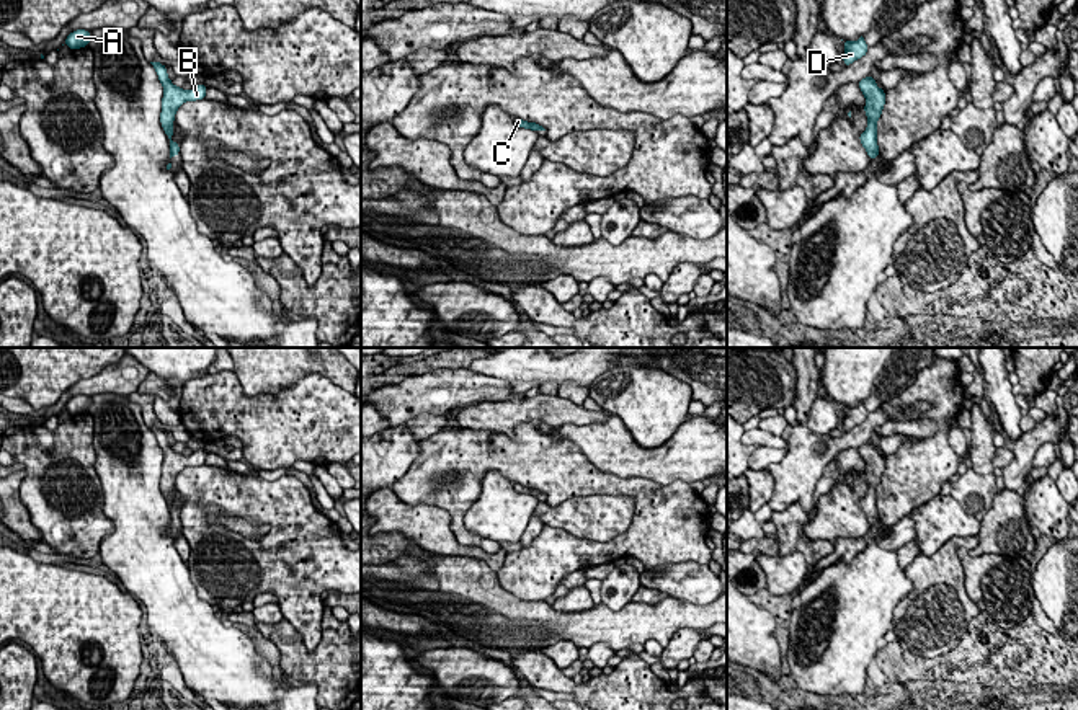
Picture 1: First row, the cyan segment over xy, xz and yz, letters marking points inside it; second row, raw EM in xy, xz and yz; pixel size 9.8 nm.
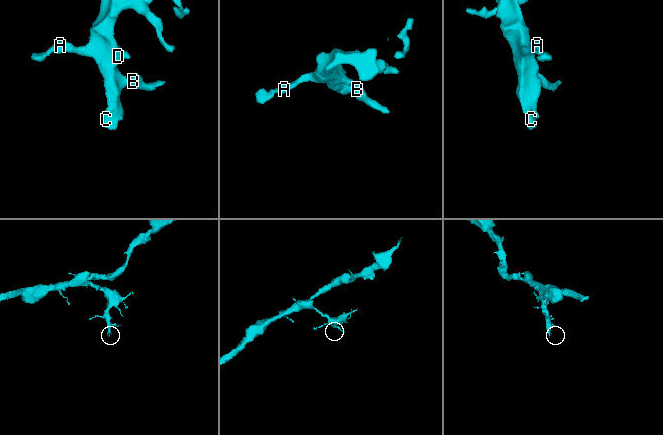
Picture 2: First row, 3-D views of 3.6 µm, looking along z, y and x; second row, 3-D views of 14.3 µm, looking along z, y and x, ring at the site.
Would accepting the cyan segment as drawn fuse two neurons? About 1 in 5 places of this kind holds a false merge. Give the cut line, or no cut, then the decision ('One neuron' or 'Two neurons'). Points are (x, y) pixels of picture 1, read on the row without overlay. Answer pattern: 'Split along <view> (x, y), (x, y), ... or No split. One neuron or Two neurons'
No split. One neuron

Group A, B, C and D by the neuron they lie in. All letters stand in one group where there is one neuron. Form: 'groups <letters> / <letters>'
groups A B C D

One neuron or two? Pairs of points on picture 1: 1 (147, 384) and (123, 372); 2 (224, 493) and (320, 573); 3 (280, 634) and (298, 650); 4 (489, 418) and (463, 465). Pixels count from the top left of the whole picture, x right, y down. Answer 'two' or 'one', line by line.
1: two
2: one
3: one
4: two

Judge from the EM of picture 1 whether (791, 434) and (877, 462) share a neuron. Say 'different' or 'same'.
different

